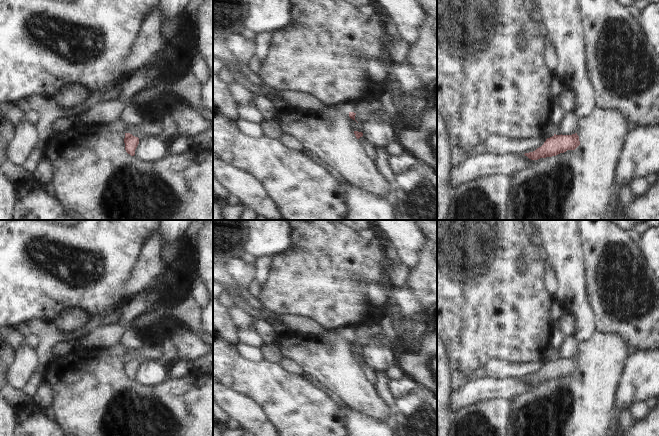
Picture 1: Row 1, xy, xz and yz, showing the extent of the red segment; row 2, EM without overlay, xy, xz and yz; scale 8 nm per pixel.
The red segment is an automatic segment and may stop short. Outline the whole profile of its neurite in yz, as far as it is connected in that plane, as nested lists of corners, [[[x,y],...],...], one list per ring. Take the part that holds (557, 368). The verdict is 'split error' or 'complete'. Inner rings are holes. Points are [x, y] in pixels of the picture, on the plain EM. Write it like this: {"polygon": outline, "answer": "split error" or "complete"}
{"polygon": [[[577,357],[572,359],[556,359],[547,362],[544,368],[533,376],[525,377],[531,384],[556,380],[567,374],[575,374],[580,369]]], "answer": "complete"}

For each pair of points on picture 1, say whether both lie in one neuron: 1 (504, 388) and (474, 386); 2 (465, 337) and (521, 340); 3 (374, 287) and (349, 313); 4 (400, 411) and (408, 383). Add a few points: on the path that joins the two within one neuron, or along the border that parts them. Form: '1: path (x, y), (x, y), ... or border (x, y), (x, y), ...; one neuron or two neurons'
1: path (497, 388), (481, 388); one neuron
2: path (479, 337), (507, 337); one neuron
3: border (374, 280), (382, 285), (386, 299), (380, 307); two neurons
4: border (418, 384), (411, 391), (395, 399); two neurons

